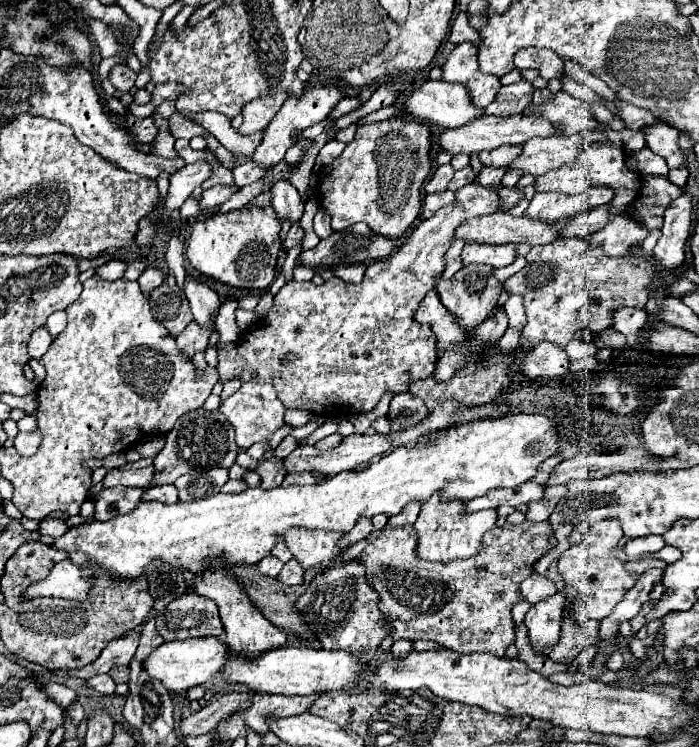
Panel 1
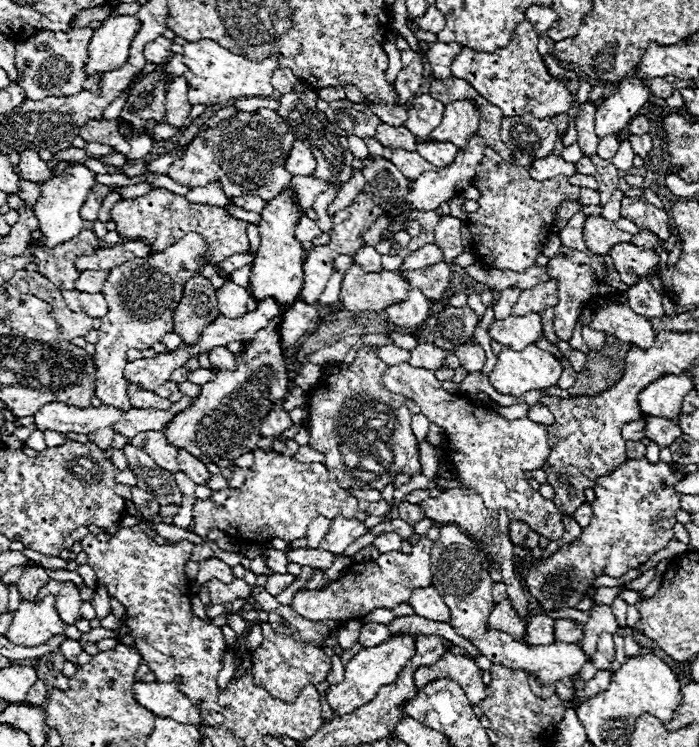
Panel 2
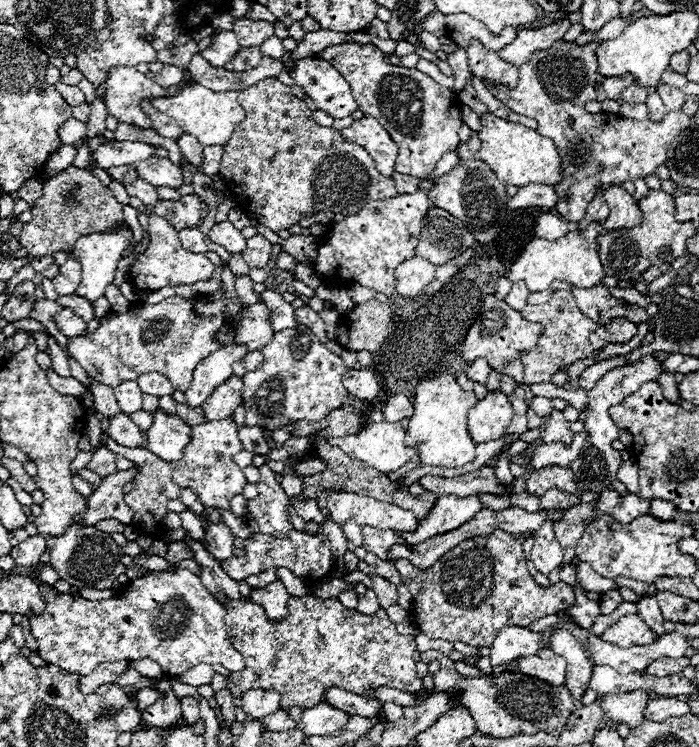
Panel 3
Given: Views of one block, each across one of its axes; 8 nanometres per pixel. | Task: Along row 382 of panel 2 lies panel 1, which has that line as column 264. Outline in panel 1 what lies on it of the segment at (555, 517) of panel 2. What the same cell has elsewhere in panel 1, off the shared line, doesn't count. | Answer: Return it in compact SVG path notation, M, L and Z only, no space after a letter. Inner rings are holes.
M246 382L242 388L226 398L220 406L220 412L228 418L228 422L236 430L236 444L238 448L250 448L254 442L264 442L276 432L276 424L284 424L284 406L276 396L274 386L270 384L256 384L256 382Z

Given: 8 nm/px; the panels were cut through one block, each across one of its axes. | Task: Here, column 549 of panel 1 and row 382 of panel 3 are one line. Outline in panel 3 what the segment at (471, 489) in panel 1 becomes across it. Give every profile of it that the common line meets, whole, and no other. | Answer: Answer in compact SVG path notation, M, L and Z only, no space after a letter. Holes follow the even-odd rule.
M440 372L434 378L420 380L414 396L414 416L410 418L410 426L406 432L406 444L418 444L422 464L442 466L442 468L458 468L474 460L476 444L468 434L466 414L476 404L474 392L464 392L456 378L448 372Z

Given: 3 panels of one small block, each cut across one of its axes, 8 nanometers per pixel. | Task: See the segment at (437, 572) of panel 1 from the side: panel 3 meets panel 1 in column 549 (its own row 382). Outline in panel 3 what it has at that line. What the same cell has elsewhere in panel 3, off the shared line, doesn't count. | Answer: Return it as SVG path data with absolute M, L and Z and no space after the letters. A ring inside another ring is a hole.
M556 290L546 304L528 304L520 314L530 318L532 322L540 322L544 326L544 332L542 332L542 338L538 340L538 344L532 350L522 352L524 384L526 386L540 384L540 382L550 382L550 378L556 374L556 370L560 370L564 366L570 366L578 360L592 358L606 344L616 344L616 342L626 344L638 332L638 326L632 324L628 318L612 318L604 326L586 318L576 308L576 302L574 302L574 296L572 296L570 290Z

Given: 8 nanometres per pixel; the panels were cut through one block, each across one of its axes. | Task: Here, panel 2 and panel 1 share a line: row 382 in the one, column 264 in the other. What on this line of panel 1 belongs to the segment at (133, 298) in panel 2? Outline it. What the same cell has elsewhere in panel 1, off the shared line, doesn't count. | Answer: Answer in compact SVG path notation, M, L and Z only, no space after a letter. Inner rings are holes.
M282 92L282 94L270 94L270 96L262 96L262 98L248 102L242 108L242 116L244 116L244 122L240 126L242 134L254 134L266 128L286 98L288 94Z

